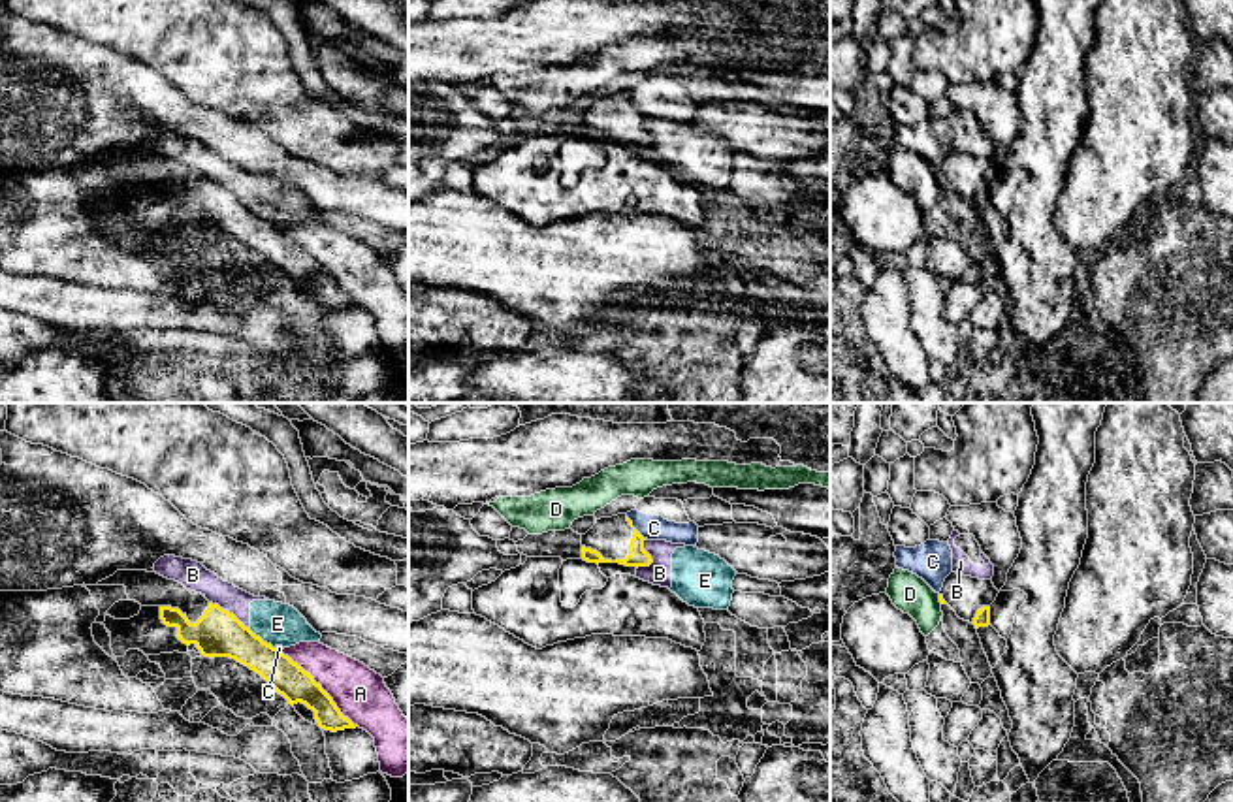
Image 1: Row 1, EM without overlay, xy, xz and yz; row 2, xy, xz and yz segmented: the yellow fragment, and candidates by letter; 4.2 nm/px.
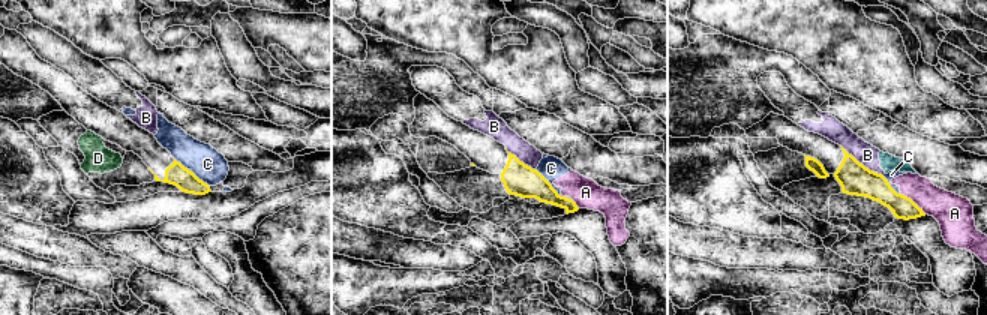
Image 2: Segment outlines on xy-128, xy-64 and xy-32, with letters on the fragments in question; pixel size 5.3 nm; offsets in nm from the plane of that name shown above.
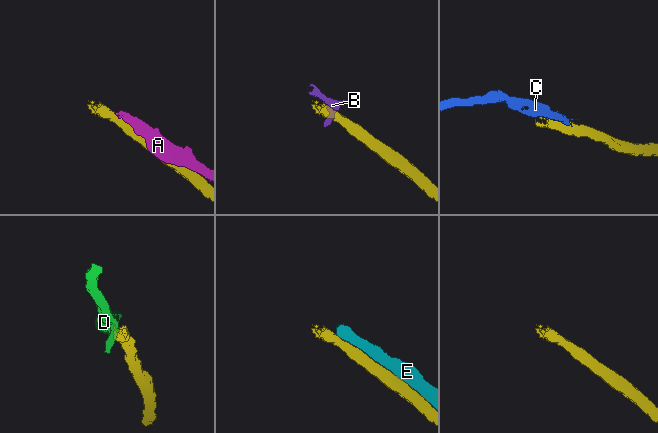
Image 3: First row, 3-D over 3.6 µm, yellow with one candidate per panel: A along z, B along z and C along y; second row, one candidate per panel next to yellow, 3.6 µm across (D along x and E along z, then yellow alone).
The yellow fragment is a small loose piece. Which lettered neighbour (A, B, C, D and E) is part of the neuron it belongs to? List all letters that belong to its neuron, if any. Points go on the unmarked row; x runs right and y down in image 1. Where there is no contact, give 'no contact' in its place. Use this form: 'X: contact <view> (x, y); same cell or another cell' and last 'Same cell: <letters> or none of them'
A: contact xy (320, 266); another cell
B: contact xz (650, 136); another cell
C: contact xz (633, 106); another cell
D: contact yz (940, 177); another cell
E: contact xy (258, 215); another cell
Same cell: none of them

